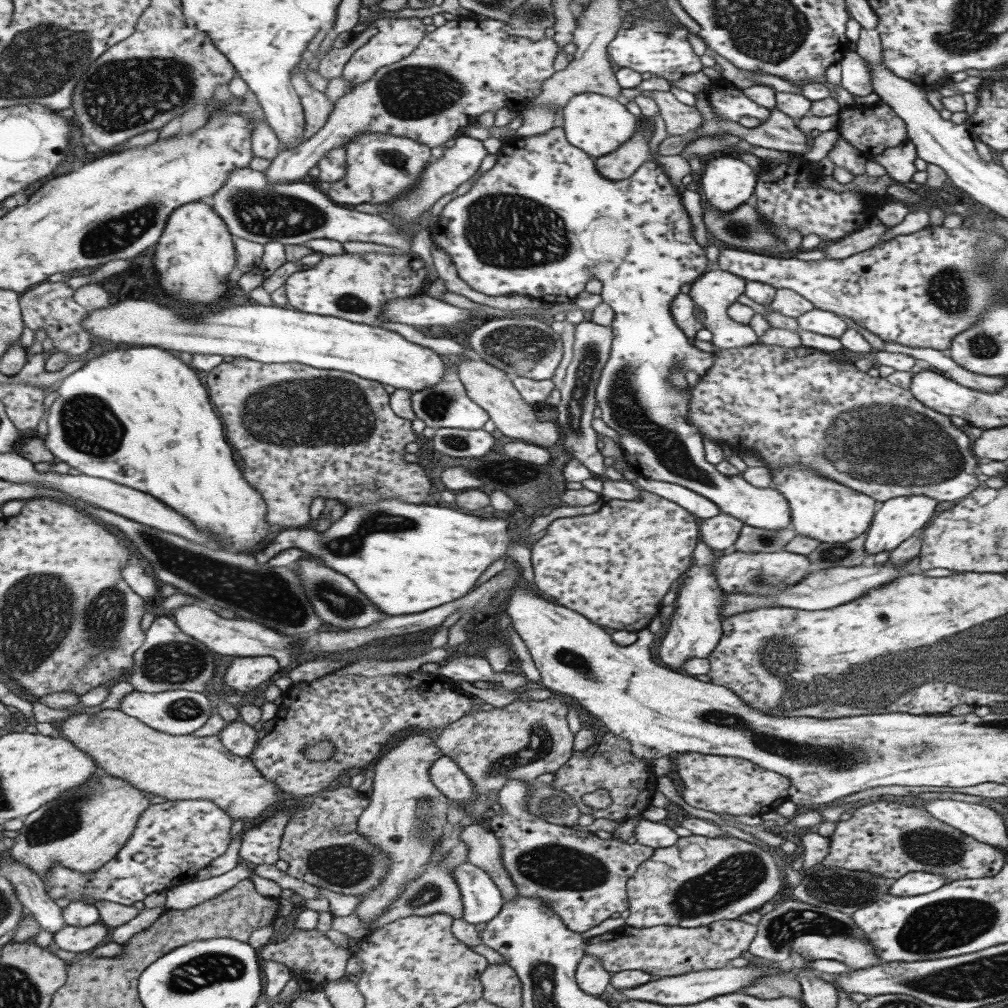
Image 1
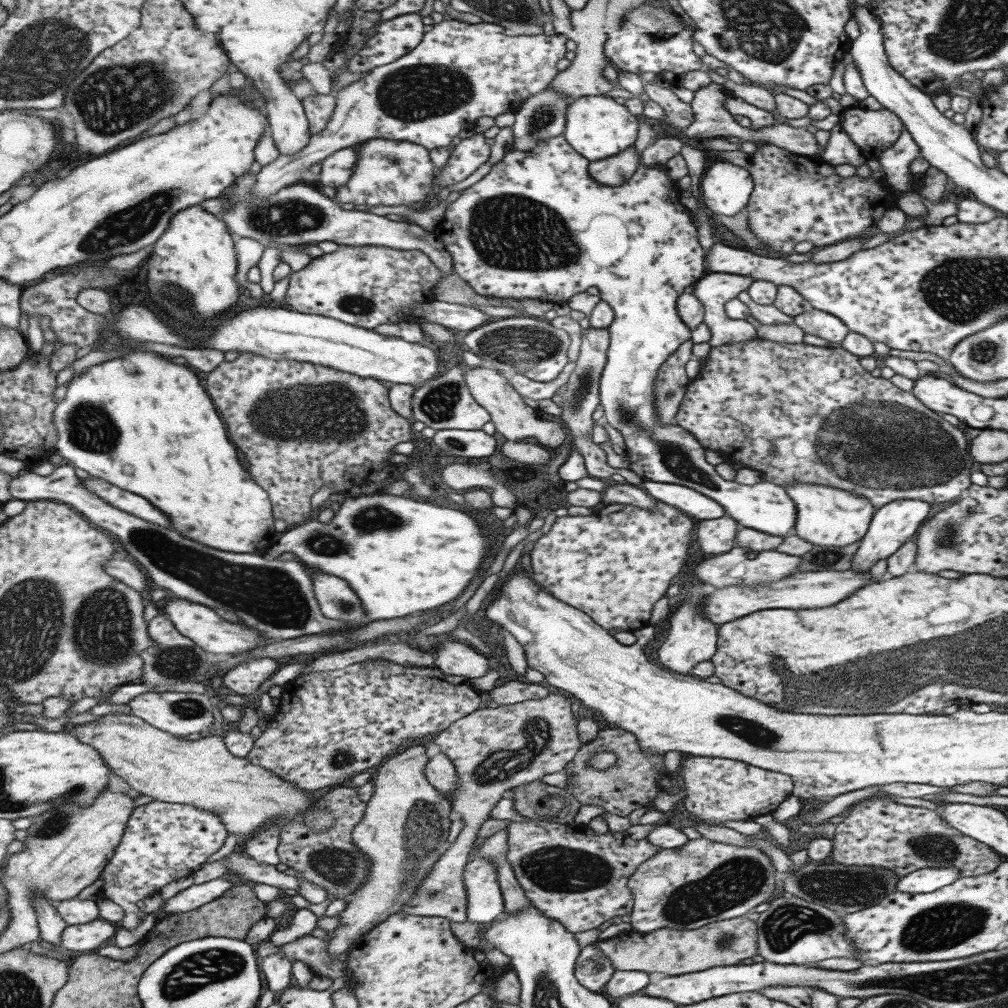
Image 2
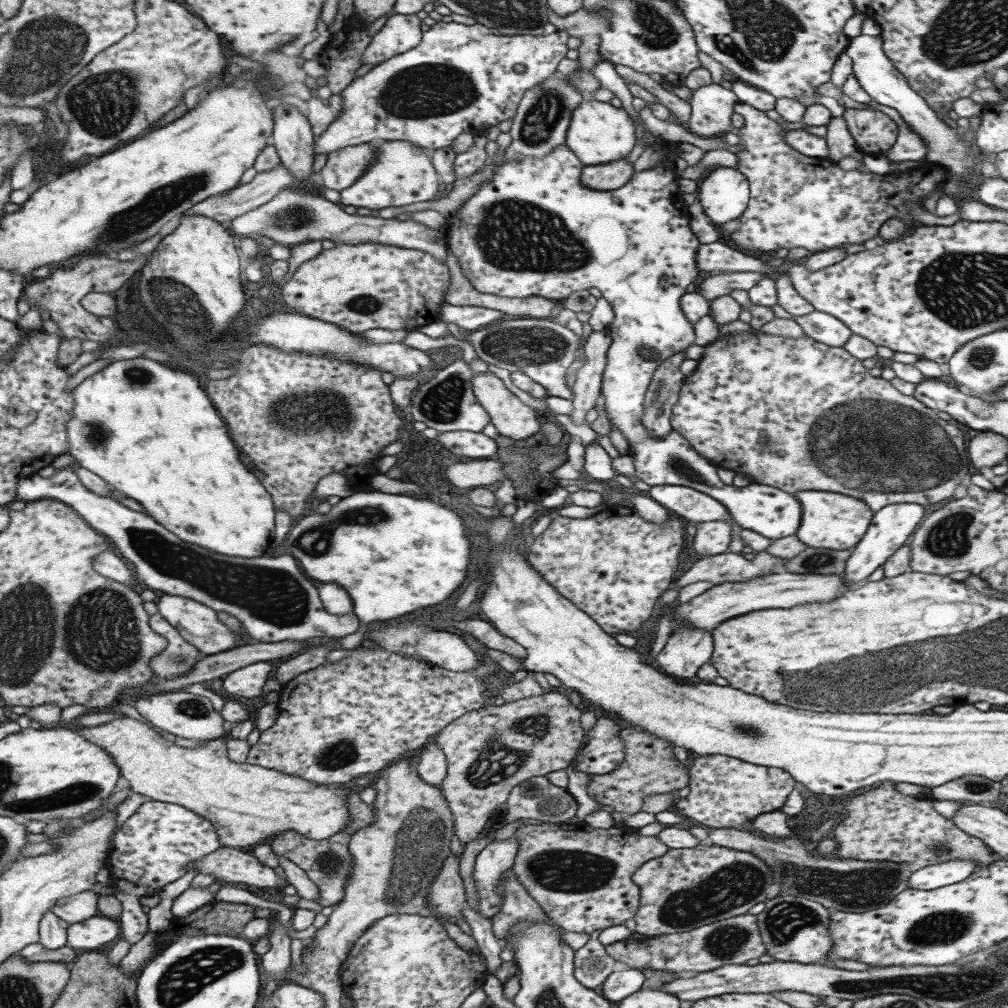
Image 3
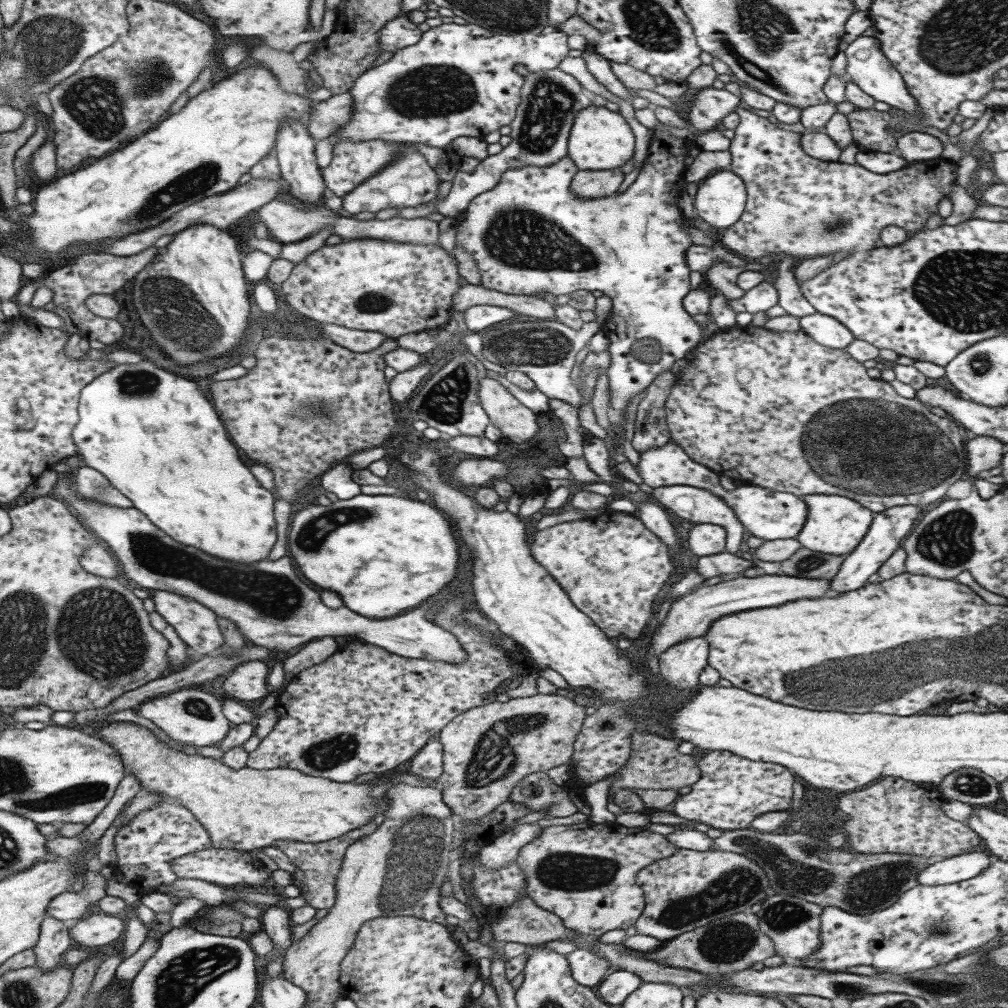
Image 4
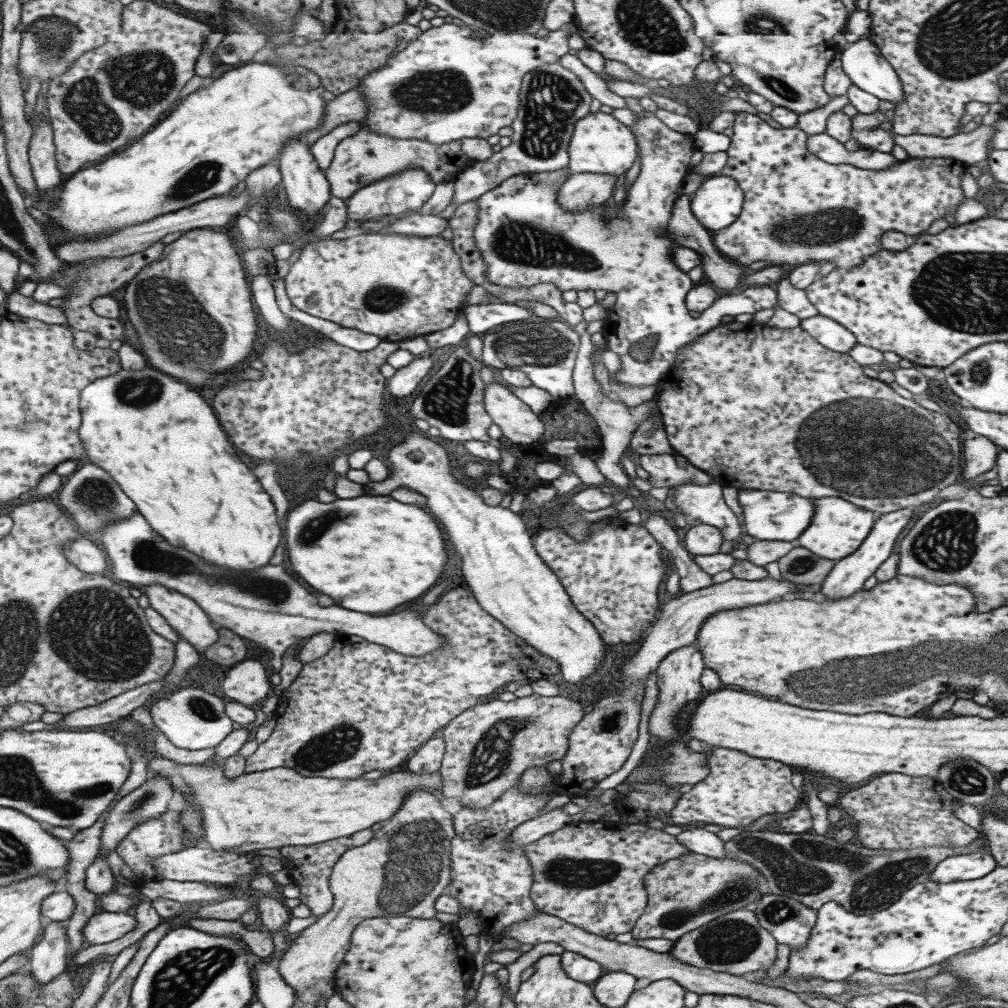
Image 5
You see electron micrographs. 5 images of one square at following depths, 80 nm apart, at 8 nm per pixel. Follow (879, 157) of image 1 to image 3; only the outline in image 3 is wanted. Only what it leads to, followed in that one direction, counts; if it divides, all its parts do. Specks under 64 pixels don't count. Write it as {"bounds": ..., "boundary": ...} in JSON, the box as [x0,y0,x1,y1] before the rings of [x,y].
{"bounds":[866,100,926,162],"boundary":[[[869,100],[866,105],[873,110],[885,114],[898,127],[895,142],[887,152],[883,153],[888,160],[892,160],[892,162],[905,162],[926,158],[926,144],[924,144],[920,136],[917,136],[910,130],[895,109],[875,103],[873,100]]]}

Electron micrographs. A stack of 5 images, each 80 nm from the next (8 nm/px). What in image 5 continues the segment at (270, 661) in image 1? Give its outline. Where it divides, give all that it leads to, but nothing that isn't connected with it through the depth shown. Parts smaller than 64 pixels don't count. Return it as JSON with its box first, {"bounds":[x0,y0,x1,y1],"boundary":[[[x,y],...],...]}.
{"bounds":[221,657,269,706],"boundary":[[[246,657],[233,664],[221,682],[223,694],[229,700],[251,706],[269,694],[269,683],[263,666]]]}

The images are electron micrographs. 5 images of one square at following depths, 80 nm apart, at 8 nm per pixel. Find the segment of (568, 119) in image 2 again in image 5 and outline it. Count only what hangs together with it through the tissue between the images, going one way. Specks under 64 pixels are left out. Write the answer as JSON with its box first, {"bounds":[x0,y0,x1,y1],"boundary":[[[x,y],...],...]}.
{"bounds":[568,112,637,177],"boundary":[[[593,112],[574,124],[568,142],[568,169],[571,173],[590,172],[617,177],[633,164],[637,158],[637,148],[634,132],[629,127],[617,122],[610,114]]]}

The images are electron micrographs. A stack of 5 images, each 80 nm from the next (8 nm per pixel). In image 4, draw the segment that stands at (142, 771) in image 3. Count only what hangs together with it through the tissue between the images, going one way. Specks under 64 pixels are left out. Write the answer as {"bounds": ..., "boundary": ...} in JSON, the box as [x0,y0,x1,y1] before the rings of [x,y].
{"bounds":[93,721,386,853],"boundary":[[[113,721],[93,732],[115,750],[121,759],[125,774],[132,774],[146,792],[158,792],[165,798],[173,798],[191,812],[210,836],[213,848],[226,848],[254,853],[266,846],[272,846],[280,840],[320,843],[341,836],[349,830],[359,828],[373,819],[375,810],[383,812],[386,807],[384,783],[380,786],[366,782],[331,782],[331,780],[307,776],[291,768],[272,768],[257,770],[254,768],[232,769],[222,759],[188,753],[188,750],[174,749],[157,740],[147,728],[132,722]]]}

